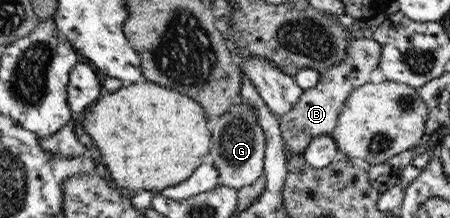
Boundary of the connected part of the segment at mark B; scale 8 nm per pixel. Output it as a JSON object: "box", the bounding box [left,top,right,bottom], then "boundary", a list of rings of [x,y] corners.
{"box":[280,39,381,156],"boundary":[[[355,39],[349,44],[349,52],[339,64],[320,73],[319,82],[302,92],[297,104],[280,117],[282,139],[288,155],[299,156],[307,148],[313,137],[331,135],[337,126],[338,116],[349,95],[360,86],[370,82],[371,72],[379,64],[381,45],[372,39]]]}

